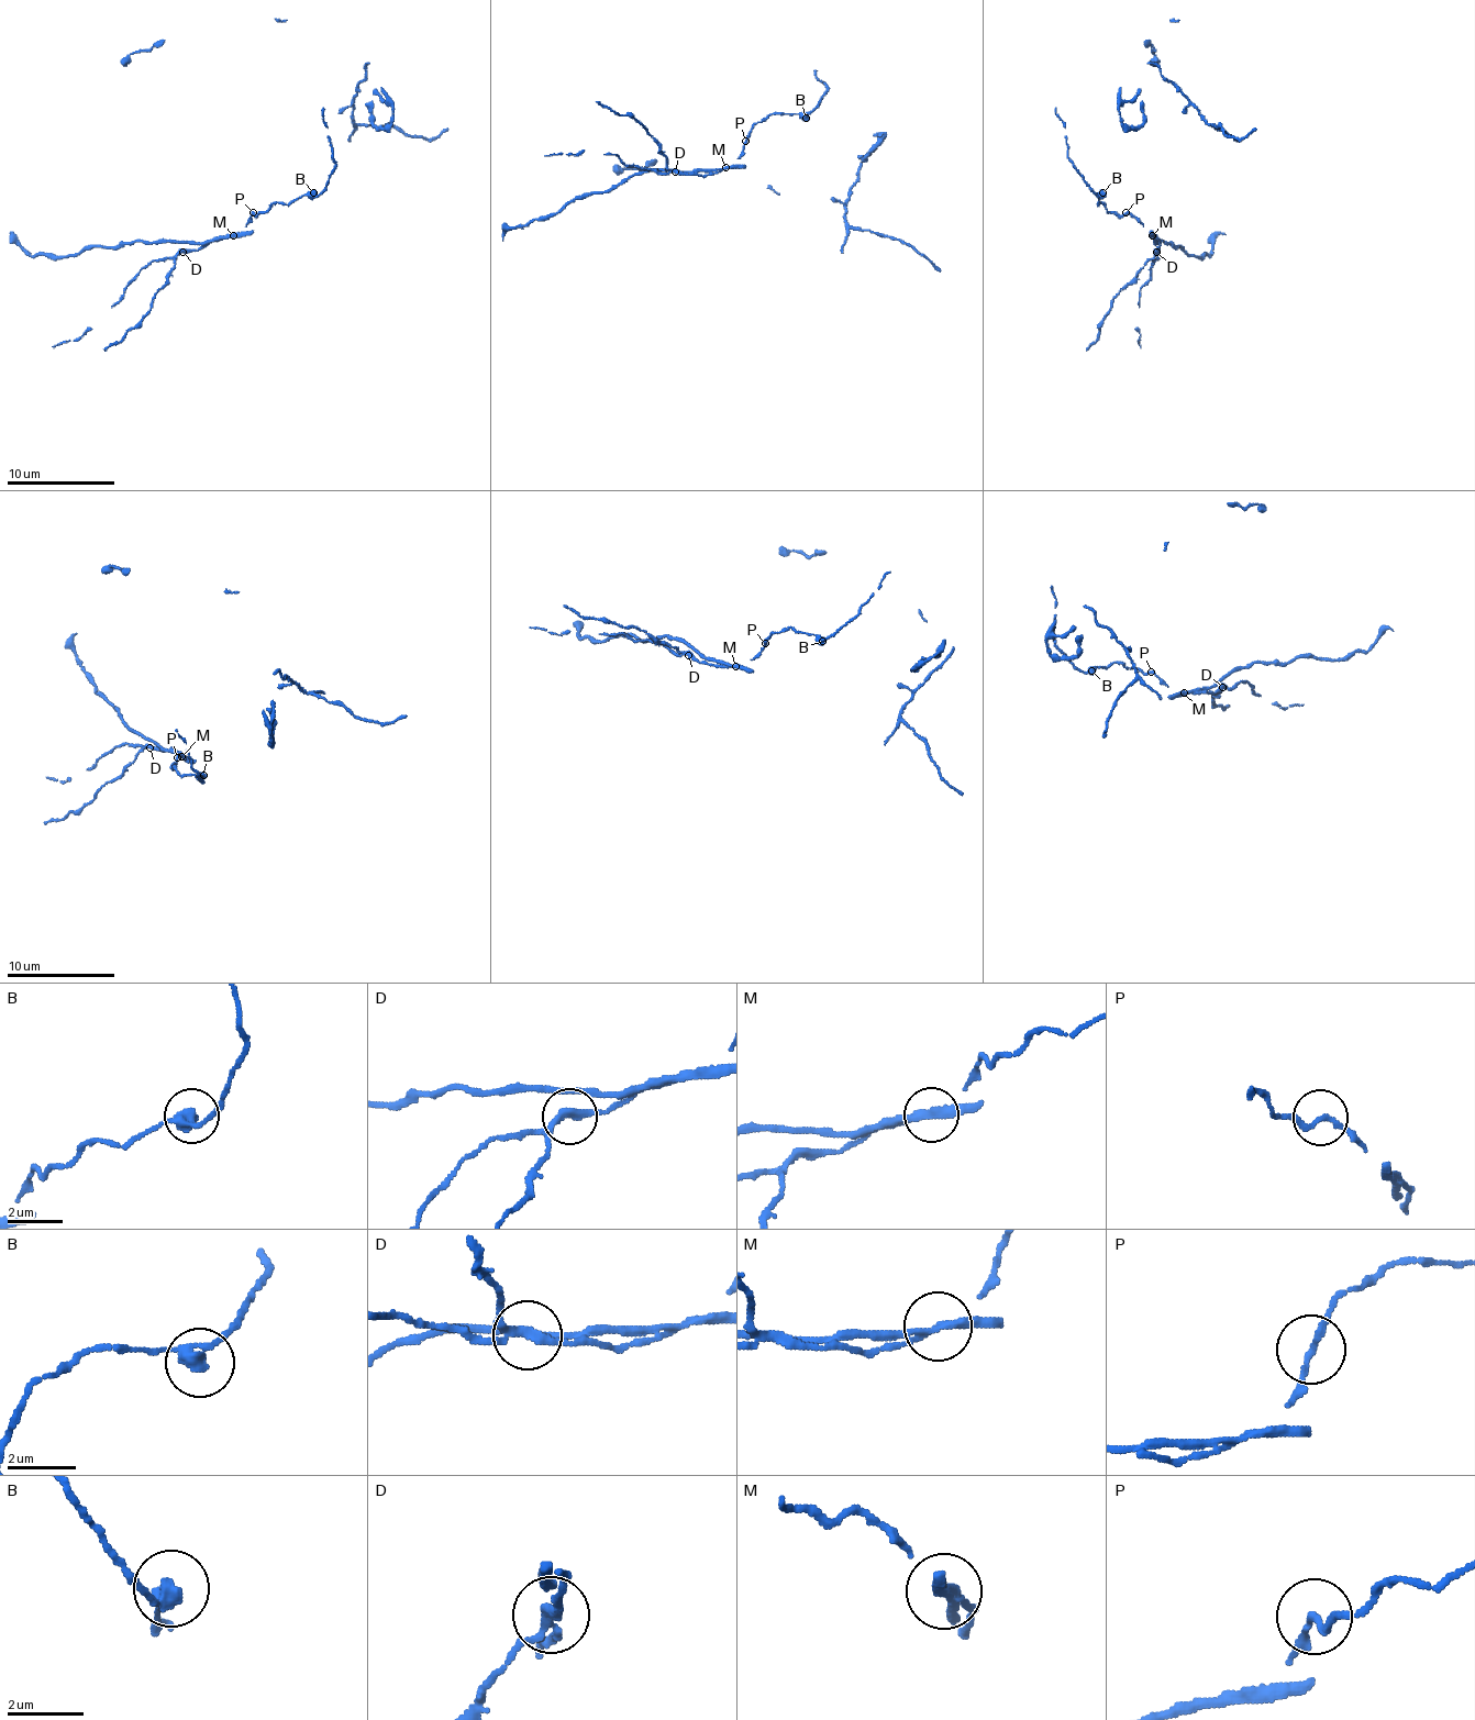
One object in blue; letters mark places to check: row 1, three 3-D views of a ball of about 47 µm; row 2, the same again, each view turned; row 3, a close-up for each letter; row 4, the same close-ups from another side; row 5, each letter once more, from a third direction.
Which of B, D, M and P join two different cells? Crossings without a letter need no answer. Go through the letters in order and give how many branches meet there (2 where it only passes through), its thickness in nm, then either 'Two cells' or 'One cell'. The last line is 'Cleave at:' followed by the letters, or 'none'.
B: Branches: 2. Thickness 360 nm. One cell
D: Branches: 3. Thickness 200 nm. Two cells
M: Branches: 2. Thickness 280 nm. Two cells
P: Branches: 2. Thickness 160 nm. One cell
Cleave at: D, M

